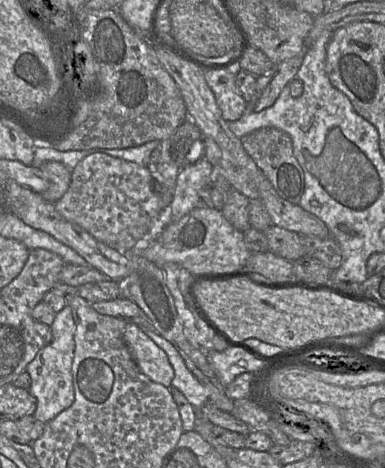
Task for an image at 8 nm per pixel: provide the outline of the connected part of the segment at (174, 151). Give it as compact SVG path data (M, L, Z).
M191 119L170 137L170 155L180 170L205 157L203 134Z

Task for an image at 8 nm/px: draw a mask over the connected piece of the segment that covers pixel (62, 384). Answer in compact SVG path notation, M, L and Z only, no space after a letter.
M66 305L56 314L50 328L52 332L51 342L38 351L25 370L31 377L31 385L28 390L37 400L37 407L33 416L43 423L47 423L60 412L70 407L75 398L72 382L75 322L69 305Z

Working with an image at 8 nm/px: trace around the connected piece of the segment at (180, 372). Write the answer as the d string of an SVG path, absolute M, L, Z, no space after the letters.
M148 329L144 332L167 354L174 369L171 386L181 391L194 408L200 409L205 406L209 398L209 390L187 368L175 347L154 329Z

